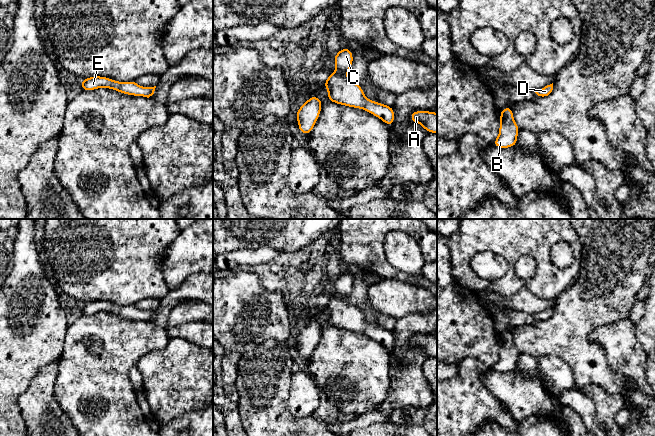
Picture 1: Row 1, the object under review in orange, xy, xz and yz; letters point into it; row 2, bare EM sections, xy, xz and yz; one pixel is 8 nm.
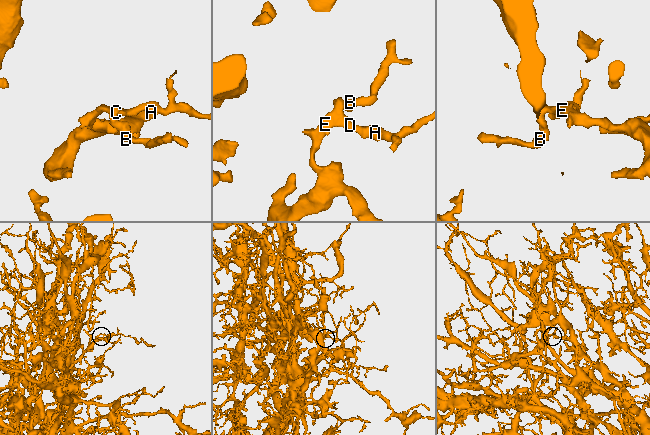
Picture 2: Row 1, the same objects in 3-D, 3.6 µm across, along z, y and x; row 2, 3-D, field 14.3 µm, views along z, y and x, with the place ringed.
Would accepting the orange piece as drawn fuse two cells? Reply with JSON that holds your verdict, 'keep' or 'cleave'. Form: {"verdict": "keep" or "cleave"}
{"verdict": "keep"}

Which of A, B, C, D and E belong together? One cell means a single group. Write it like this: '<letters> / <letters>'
A B C D E

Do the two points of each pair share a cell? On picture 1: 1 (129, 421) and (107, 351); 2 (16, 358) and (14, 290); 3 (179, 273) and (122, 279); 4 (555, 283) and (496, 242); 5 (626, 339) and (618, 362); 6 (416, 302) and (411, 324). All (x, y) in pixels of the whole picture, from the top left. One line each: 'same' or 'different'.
1: same
2: same
3: different
4: same
5: same
6: different

